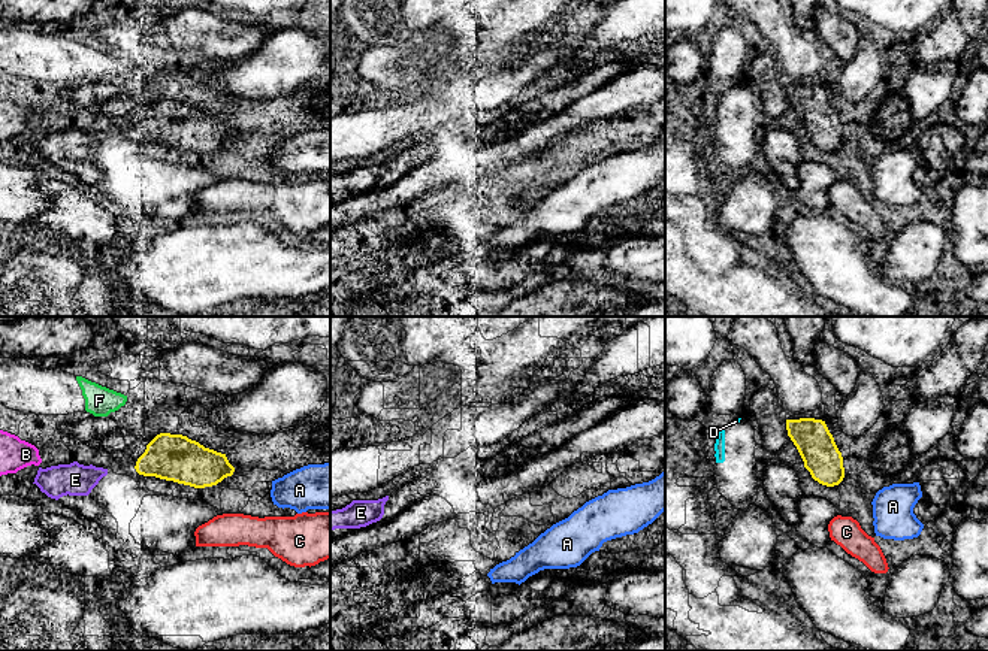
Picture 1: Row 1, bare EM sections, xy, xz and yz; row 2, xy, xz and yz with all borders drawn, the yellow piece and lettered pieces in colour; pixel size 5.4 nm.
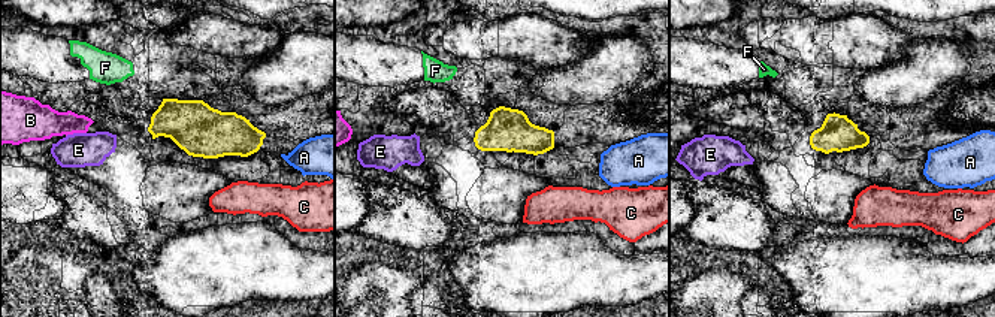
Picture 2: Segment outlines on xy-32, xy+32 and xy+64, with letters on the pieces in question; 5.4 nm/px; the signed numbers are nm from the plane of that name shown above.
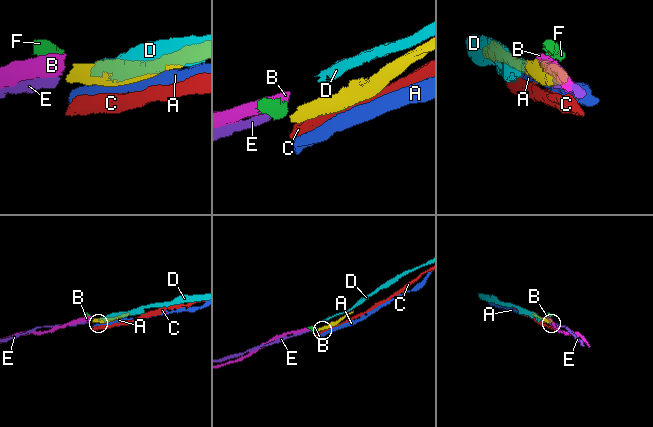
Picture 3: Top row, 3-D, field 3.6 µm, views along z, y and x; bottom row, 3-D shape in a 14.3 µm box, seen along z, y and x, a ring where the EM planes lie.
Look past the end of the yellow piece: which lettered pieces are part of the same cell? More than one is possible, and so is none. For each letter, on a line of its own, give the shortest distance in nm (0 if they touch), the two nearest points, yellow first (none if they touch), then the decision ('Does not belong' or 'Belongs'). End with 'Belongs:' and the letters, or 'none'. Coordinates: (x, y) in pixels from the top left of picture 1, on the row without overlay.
A: Distance 200 nm. Across: yz (843, 142), (876, 159). Does not belong
B: Distance 500 nm. Across: xy (135, 132), (41, 127). Does not belong
C: Distance 160 nm. Across: yz (833, 151), (837, 181). Does not belong
D: Distance 240 nm. Across: yz (786, 85), (740, 84). Does not belong
E: Distance 150 nm. Across: xy (135, 133), (106, 135). Does not belong
F: Distance 240 nm. Across: xy (156, 102), (124, 69). Does not belong
Belongs: none

